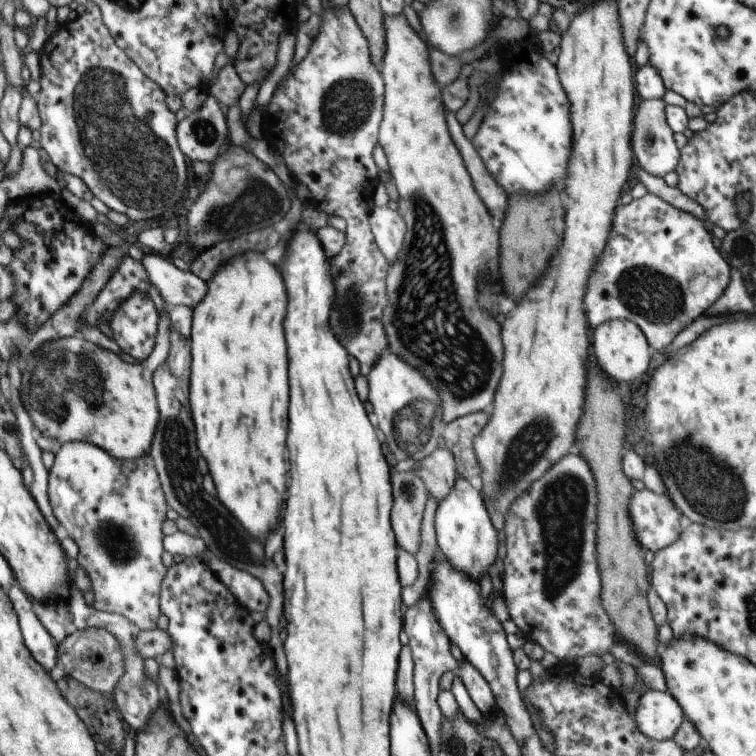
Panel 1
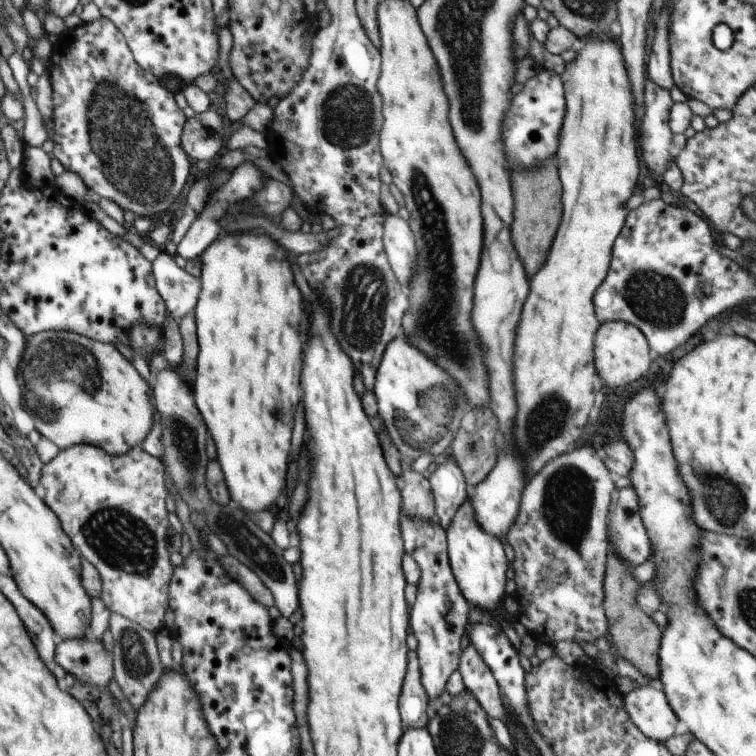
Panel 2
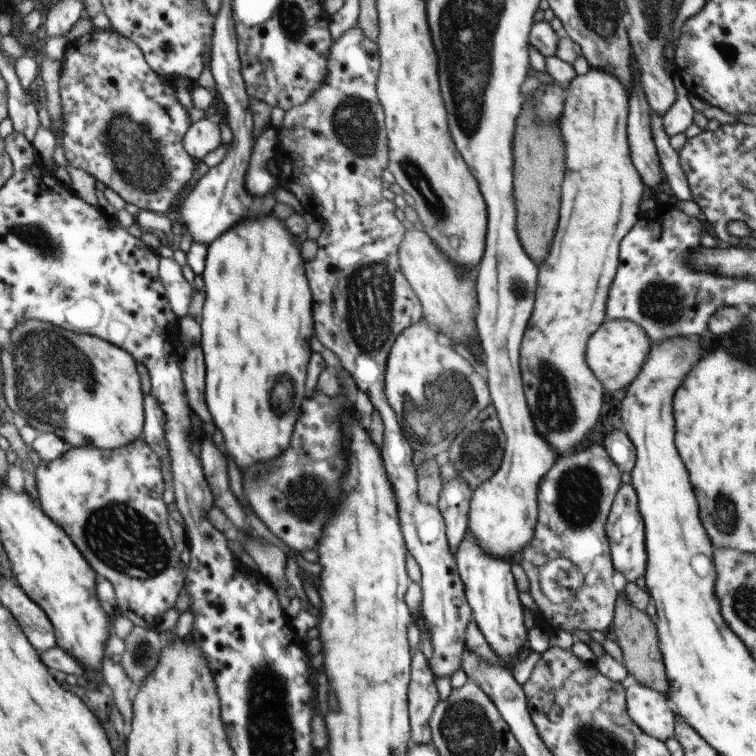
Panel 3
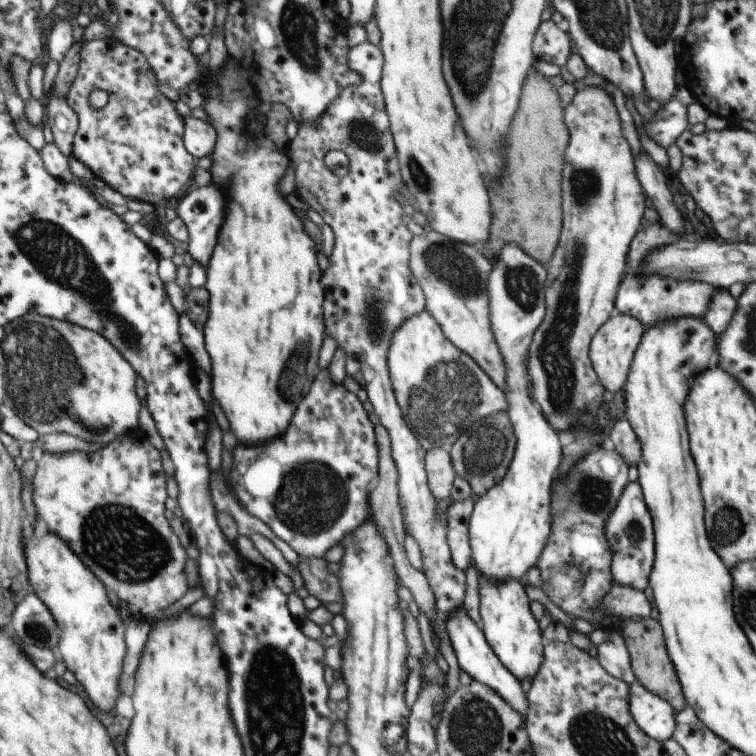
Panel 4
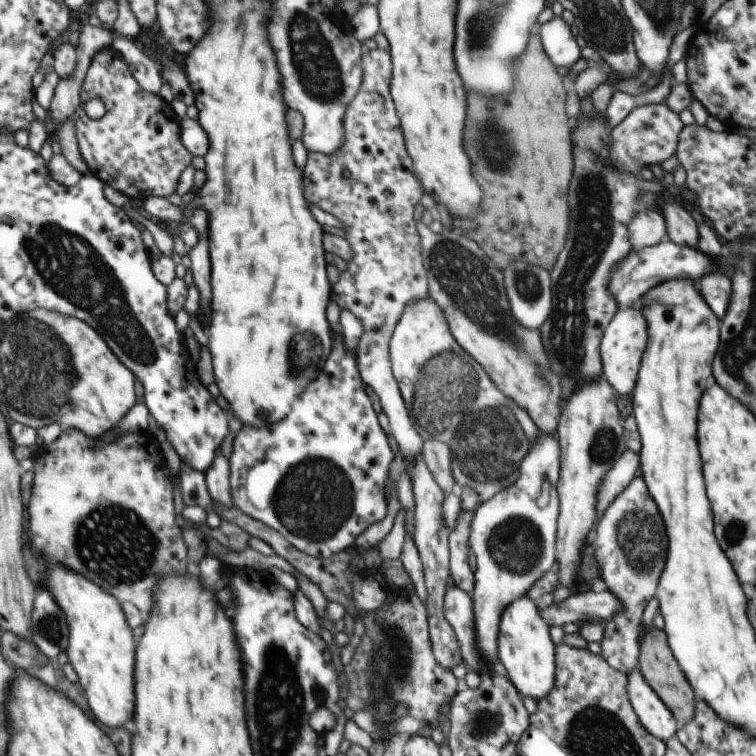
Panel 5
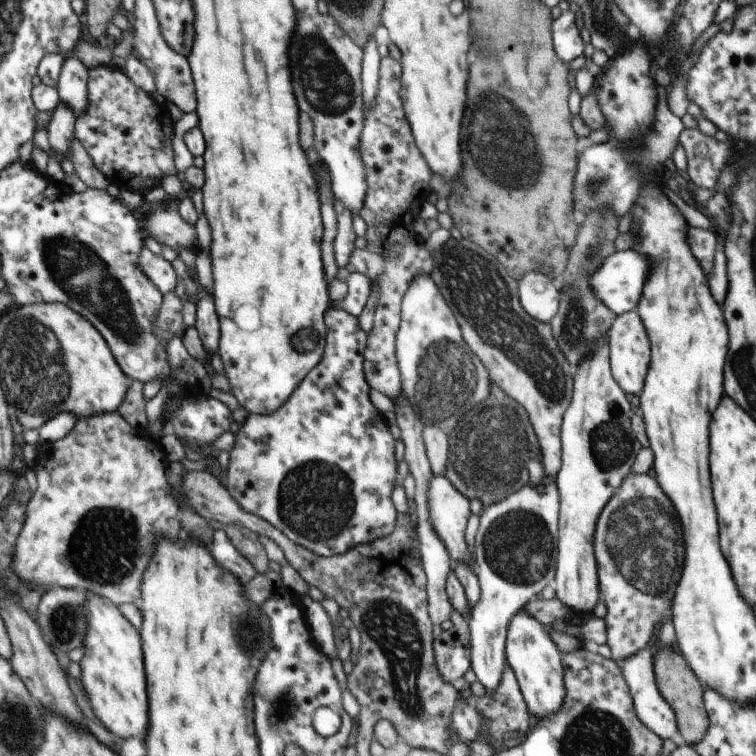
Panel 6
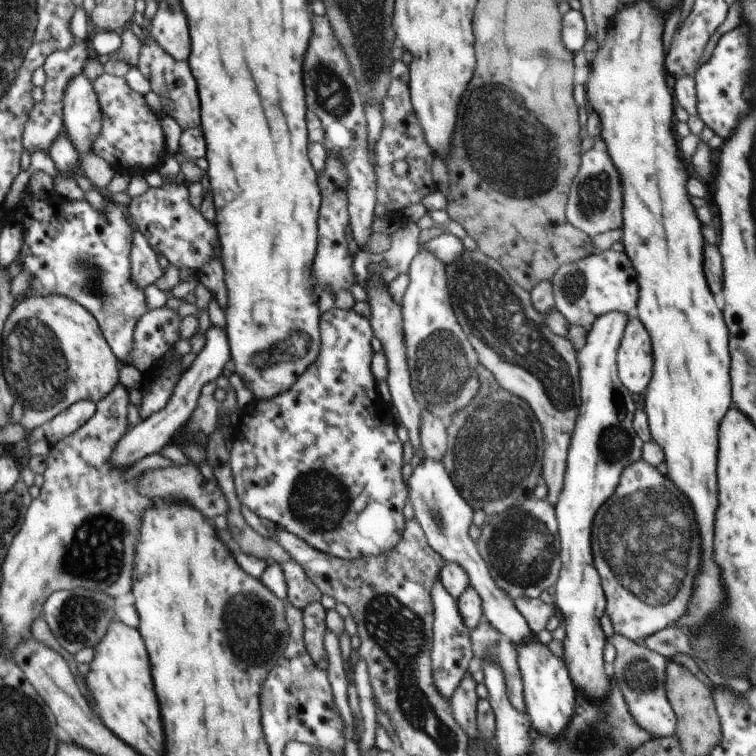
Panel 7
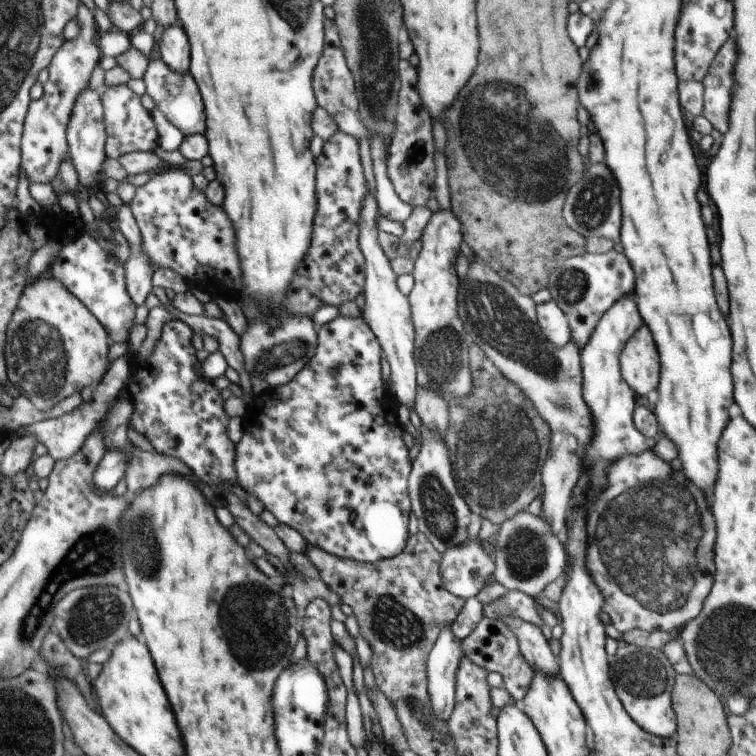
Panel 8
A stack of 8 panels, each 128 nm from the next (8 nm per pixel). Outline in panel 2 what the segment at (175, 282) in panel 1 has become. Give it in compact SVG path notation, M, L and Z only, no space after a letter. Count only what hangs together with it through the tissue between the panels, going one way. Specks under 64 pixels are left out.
M163 251L152 261L155 282L174 320L182 320L195 309L201 284L198 277L180 268L174 257Z

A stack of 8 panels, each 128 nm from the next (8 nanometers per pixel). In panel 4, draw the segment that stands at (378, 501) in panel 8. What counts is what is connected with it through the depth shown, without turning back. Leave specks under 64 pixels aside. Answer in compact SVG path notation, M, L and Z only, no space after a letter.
M324 368L319 370L308 394L298 404L284 438L254 448L252 444L246 445L248 448L238 446L234 450L229 474L234 494L248 514L267 524L299 556L322 558L344 534L352 532L368 518L369 485L379 475L375 425L367 416L368 409L364 399L350 392L344 384L336 384L328 368Z

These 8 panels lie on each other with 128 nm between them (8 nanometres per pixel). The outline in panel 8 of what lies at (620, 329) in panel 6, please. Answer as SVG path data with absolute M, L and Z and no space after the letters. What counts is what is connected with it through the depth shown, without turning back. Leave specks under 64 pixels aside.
M640 326L640 330L624 345L619 358L622 378L636 394L646 396L658 386L658 352L650 330Z

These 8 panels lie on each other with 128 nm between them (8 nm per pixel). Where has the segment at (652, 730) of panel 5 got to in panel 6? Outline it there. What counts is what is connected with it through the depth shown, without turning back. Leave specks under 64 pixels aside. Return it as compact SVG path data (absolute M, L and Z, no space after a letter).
M647 646L641 652L622 661L620 666L630 695L632 696L635 712L641 724L644 724L645 728L654 732L660 739L666 741L667 739L671 739L678 731L677 719L672 708L660 695L657 688L653 672L654 650L655 648Z

